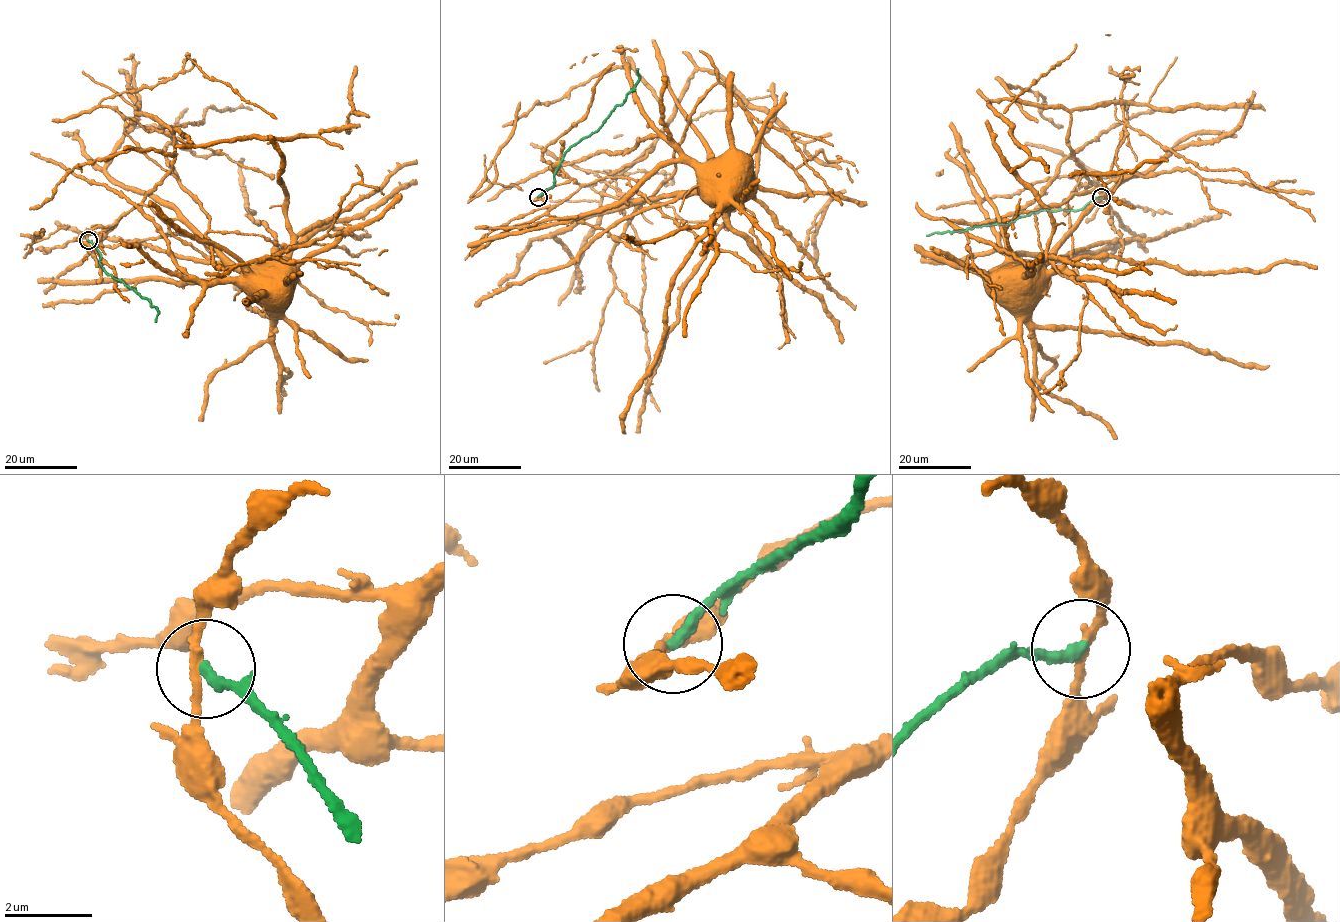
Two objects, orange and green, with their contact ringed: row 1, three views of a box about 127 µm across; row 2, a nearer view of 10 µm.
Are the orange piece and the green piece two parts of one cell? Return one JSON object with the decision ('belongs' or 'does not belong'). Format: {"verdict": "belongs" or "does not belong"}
{"verdict": "does not belong"}

